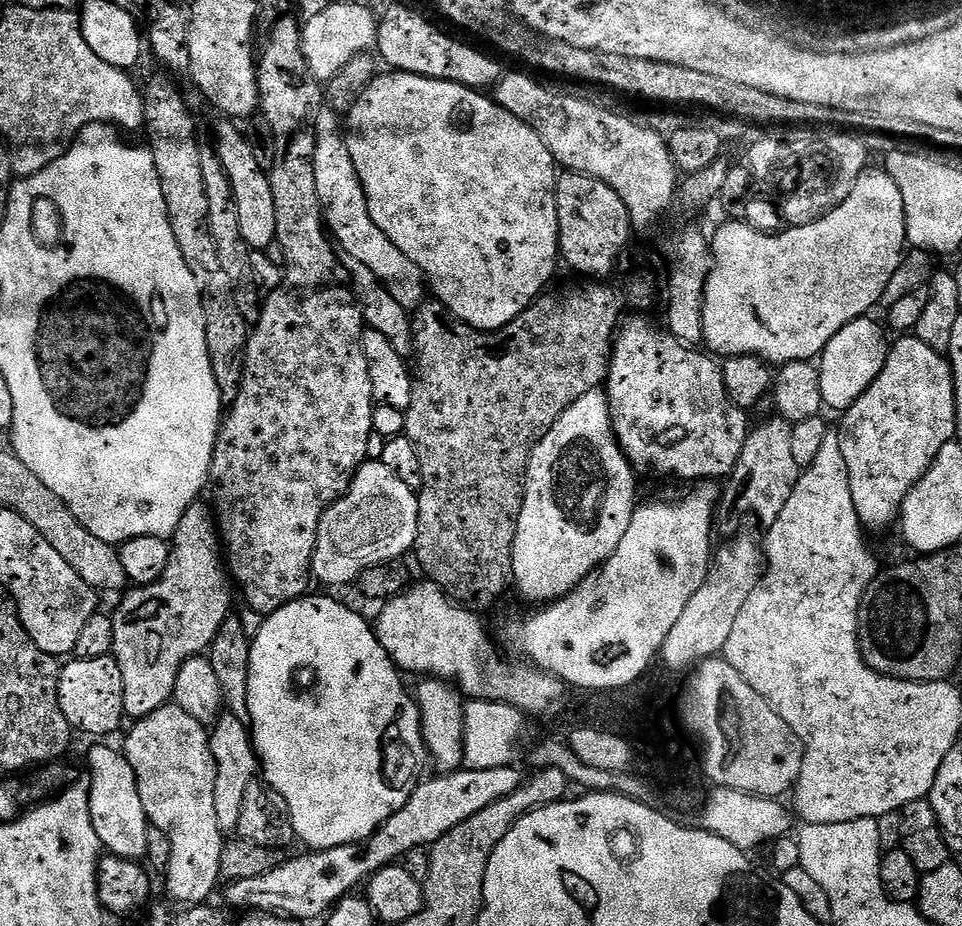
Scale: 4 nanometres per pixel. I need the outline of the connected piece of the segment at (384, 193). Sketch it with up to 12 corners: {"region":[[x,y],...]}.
{"region":[[483,91],[346,112],[374,226],[496,332],[556,272],[556,160]]}

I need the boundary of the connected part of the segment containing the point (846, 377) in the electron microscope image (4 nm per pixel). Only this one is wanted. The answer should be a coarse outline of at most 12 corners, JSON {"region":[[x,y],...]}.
{"region":[[864,317],[820,355],[827,409],[845,412],[877,380],[890,347]]}

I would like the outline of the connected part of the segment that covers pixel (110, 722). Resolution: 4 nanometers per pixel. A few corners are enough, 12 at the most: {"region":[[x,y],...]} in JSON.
{"region":[[115,656],[69,659],[58,706],[77,733],[118,731],[122,670]]}

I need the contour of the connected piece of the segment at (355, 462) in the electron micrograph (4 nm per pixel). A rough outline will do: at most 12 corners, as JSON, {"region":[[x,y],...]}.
{"region":[[295,15],[259,53],[283,276],[210,473],[238,592],[309,591],[368,460],[364,315],[314,182]]}

